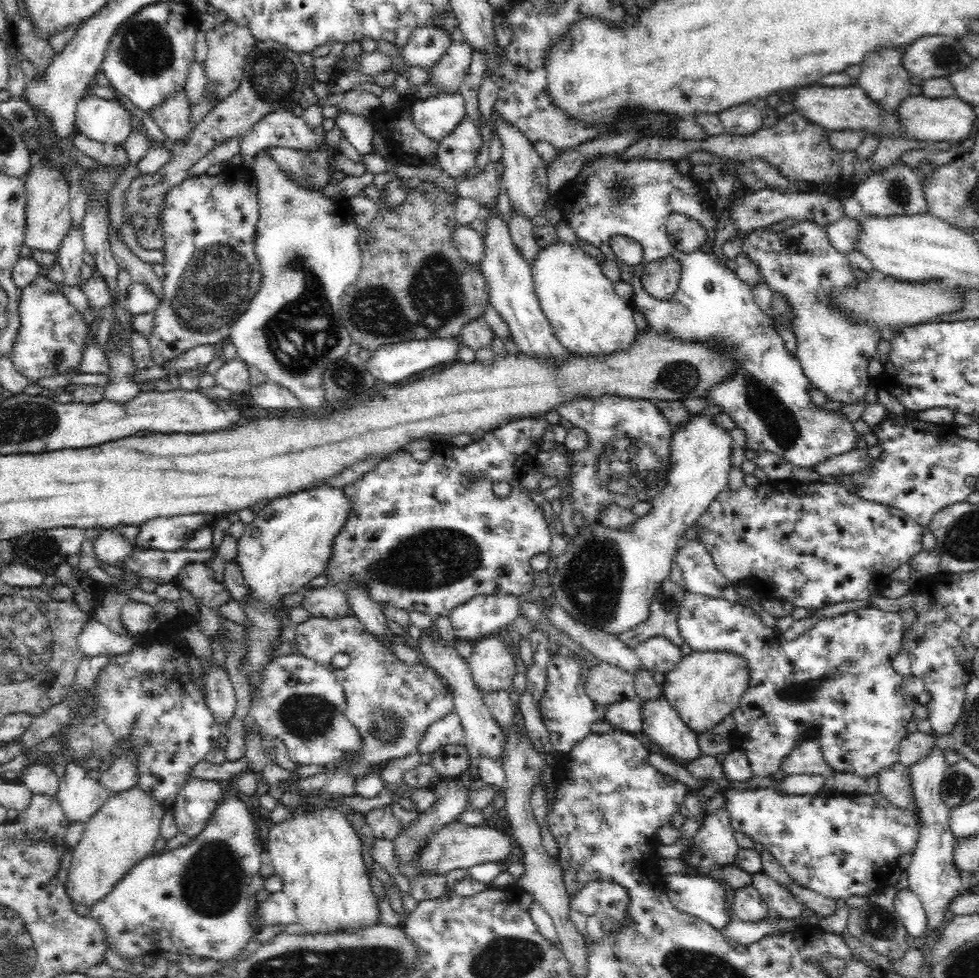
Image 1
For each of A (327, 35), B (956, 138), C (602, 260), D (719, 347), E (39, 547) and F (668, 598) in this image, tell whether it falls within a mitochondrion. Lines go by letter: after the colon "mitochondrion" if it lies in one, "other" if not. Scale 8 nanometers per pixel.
A: other
B: other
C: other
D: other
E: mitochondrion
F: mitochondrion

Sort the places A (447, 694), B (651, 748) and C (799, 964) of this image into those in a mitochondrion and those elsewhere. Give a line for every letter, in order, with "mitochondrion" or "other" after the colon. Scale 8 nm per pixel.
A: other
B: other
C: other

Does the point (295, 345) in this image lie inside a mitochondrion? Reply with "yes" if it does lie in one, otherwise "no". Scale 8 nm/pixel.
yes

